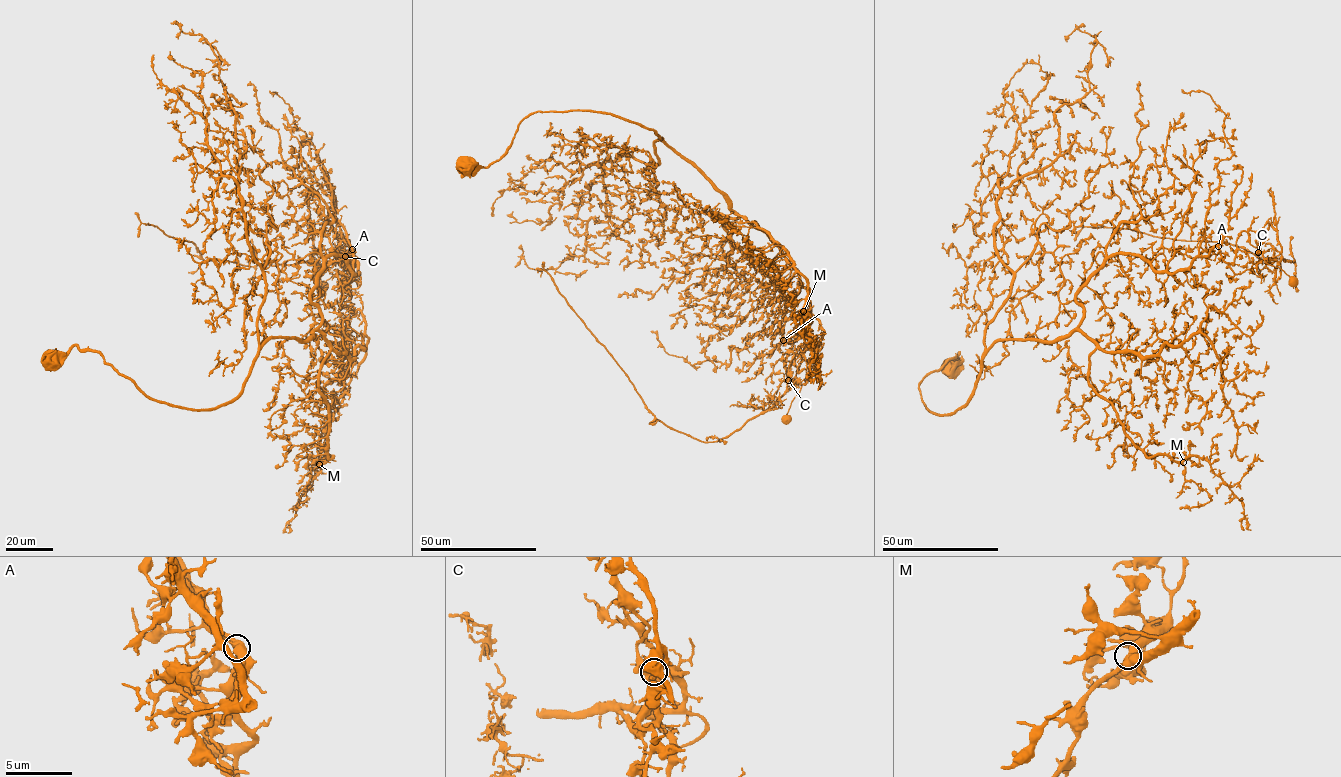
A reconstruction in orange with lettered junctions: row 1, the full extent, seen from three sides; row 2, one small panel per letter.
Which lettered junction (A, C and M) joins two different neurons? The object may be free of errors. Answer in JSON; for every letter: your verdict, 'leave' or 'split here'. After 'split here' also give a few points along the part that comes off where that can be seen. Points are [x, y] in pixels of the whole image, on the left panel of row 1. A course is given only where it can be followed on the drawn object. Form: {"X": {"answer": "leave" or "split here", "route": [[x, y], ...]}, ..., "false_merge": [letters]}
{"A": {"answer": "leave"}, "C": {"answer": "split here", "route": [[345, 256], [350, 261], [249, 266], [204, 260], [193, 242], [175, 239], [158, 227], [141, 223], [137, 237]]}, "M": {"answer": "leave"}, "false_merge": ["C"]}

